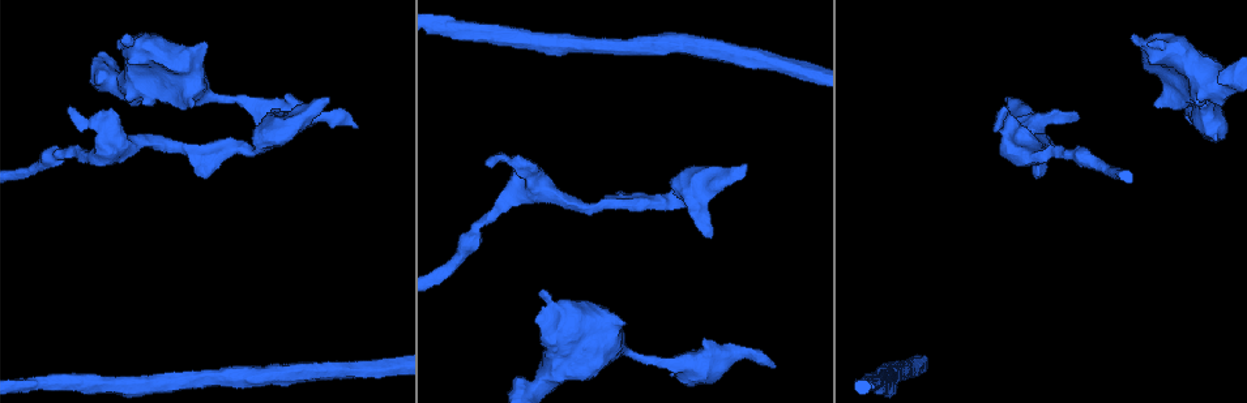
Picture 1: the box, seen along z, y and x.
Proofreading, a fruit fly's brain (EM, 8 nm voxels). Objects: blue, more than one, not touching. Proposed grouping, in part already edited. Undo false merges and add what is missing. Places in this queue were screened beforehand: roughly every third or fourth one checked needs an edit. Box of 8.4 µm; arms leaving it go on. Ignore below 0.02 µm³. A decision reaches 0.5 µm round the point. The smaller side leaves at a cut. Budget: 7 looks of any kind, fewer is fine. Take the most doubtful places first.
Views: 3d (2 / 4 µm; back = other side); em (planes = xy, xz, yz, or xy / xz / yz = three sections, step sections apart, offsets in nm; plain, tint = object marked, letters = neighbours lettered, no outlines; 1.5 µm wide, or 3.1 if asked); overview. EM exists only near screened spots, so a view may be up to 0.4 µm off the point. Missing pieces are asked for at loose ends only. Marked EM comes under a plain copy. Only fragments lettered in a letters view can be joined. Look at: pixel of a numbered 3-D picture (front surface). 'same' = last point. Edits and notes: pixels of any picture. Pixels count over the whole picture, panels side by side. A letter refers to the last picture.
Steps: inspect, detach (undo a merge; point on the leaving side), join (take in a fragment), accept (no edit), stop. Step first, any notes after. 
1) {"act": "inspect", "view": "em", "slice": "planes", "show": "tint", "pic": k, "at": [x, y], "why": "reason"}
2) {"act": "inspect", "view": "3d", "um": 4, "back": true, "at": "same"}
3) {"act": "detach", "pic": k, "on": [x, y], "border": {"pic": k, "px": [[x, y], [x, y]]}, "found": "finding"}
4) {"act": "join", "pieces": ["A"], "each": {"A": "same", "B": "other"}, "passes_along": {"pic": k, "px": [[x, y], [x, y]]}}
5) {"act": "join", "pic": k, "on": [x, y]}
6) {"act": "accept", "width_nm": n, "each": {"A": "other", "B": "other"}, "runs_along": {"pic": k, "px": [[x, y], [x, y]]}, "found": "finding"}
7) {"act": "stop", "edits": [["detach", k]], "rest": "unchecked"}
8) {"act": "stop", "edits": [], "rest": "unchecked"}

{"act": "inspect", "view": "em", "slice": "xy", "step": 8, "show": "tint", "pic": 1, "at": [1153, 105], "why": "branch stops here"}

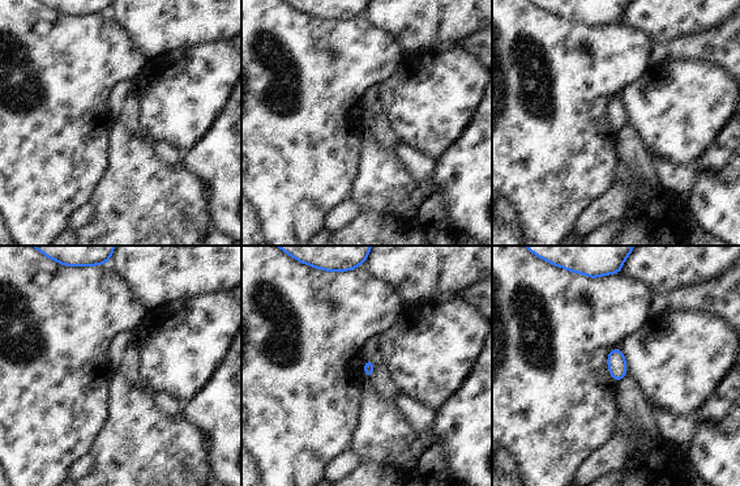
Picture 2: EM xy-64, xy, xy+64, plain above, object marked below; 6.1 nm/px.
{"act": "inspect", "view": "em", "slice": "xy", "step": 8, "show": "letters", "at": "same", "why": "see the neighbours"}

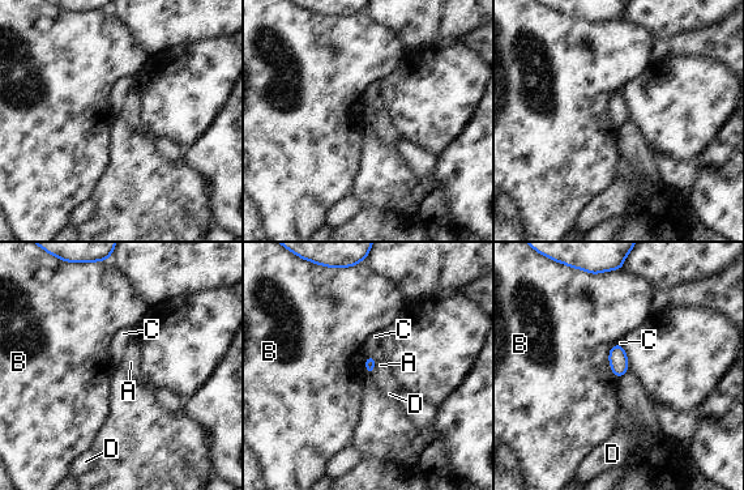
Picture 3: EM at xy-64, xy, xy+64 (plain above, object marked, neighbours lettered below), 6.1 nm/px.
{"act": "accept", "longest_contact_nm": ["B", 240], "each": {"A": "other", "B": "other", "C": "other", "D": "other"}, "found": "no lettered fragment goes on from it"}

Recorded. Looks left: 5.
{"act": "inspect", "view": "em", "slice": "planes", "show": "letters", "pic": 1, "at": [709, 235], "why": "an open end"}

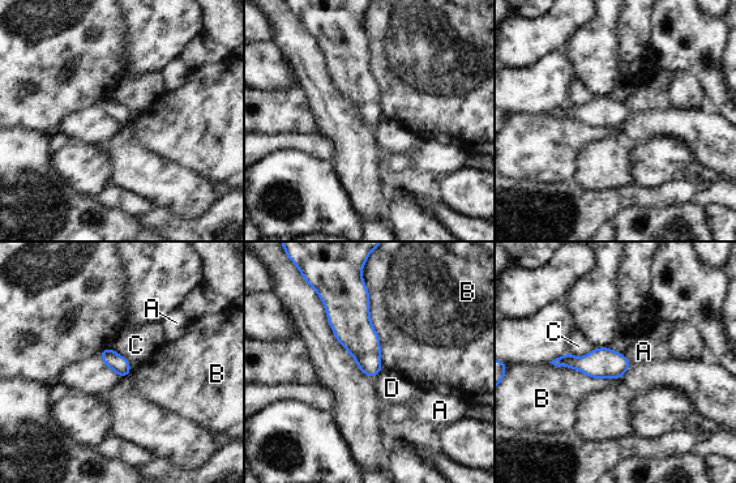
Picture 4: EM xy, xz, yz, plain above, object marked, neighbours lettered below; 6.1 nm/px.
{"act": "accept", "longest_contact_nm": ["B", 550], "each": {"A": "other", "B": "other", "C": "other", "D": "other"}, "found": "none of them fits"}

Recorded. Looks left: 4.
{"act": "inspect", "view": "em", "slice": "xy", "step": 8, "show": "tint", "pic": 1, "at": [1133, 34], "why": "stops while still wide"}

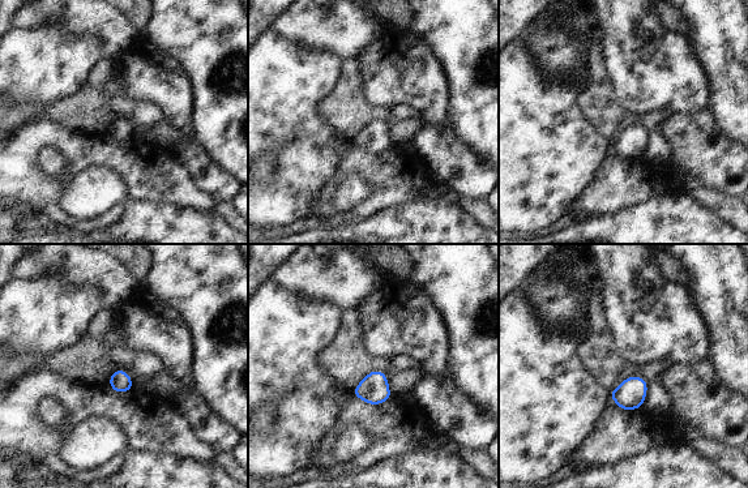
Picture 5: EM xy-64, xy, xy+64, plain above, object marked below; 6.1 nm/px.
{"act": "inspect", "view": "em", "slice": "planes", "show": "letters", "at": "same"}

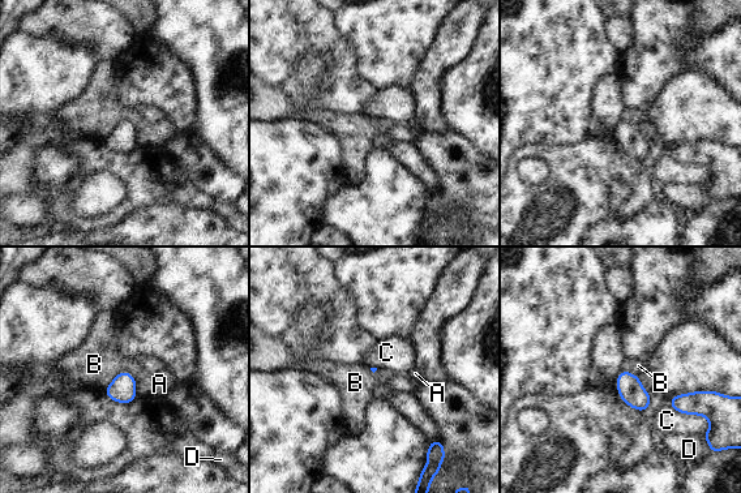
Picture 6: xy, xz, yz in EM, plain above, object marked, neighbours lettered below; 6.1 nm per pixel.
{"act": "accept", "each": {"A": "other", "B": "other", "C": "other", "D": "other"}, "border": {"pic": 6, "px": [[123, 371], [102, 390]]}, "found": "no lettered fragment goes on from it"}

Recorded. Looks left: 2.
{"act": "stop", "edits": [], "rest": "unchecked"}

